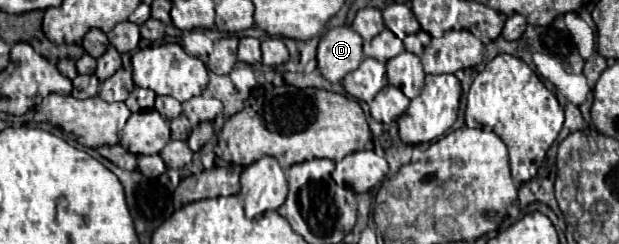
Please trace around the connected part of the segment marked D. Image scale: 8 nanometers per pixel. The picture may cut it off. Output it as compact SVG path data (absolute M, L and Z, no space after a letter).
M348 25L330 29L318 43L318 69L328 81L342 81L362 61L362 37Z

